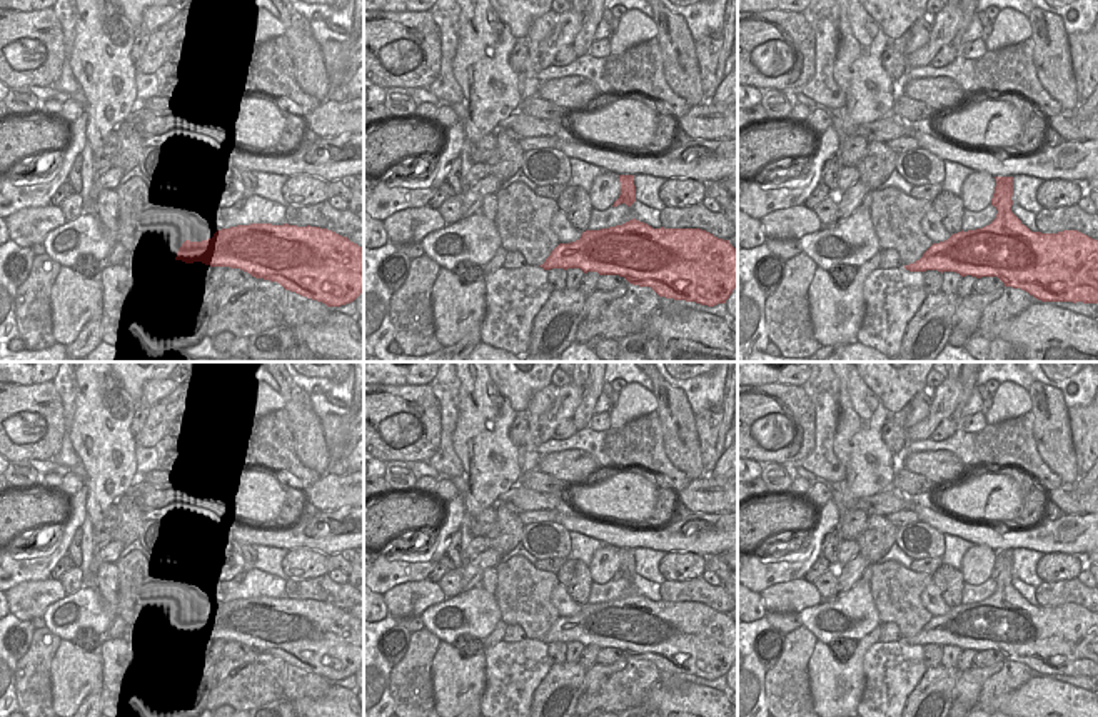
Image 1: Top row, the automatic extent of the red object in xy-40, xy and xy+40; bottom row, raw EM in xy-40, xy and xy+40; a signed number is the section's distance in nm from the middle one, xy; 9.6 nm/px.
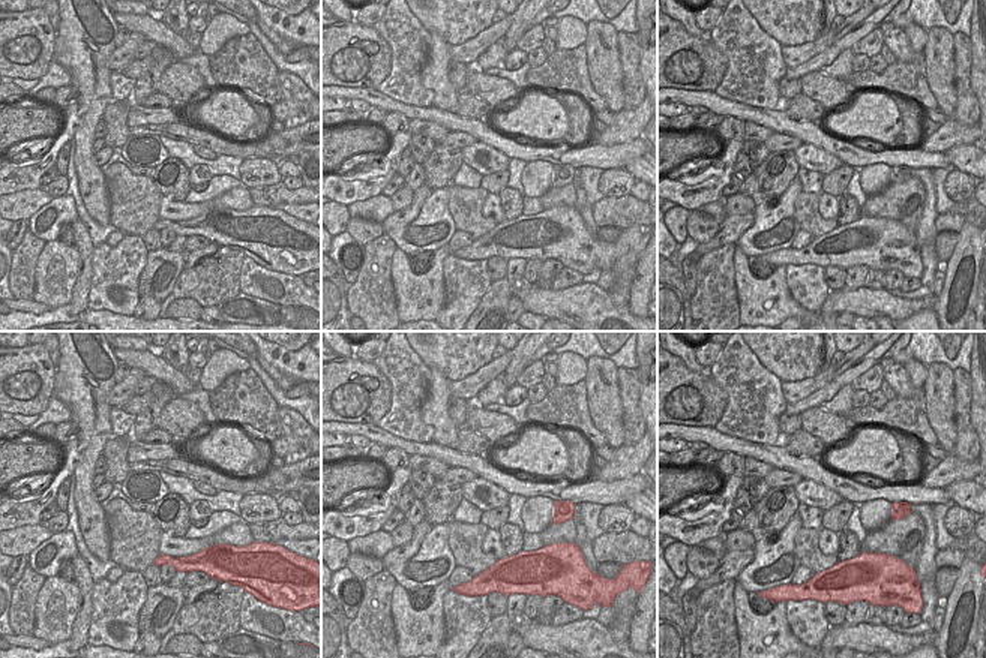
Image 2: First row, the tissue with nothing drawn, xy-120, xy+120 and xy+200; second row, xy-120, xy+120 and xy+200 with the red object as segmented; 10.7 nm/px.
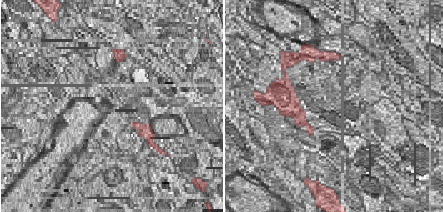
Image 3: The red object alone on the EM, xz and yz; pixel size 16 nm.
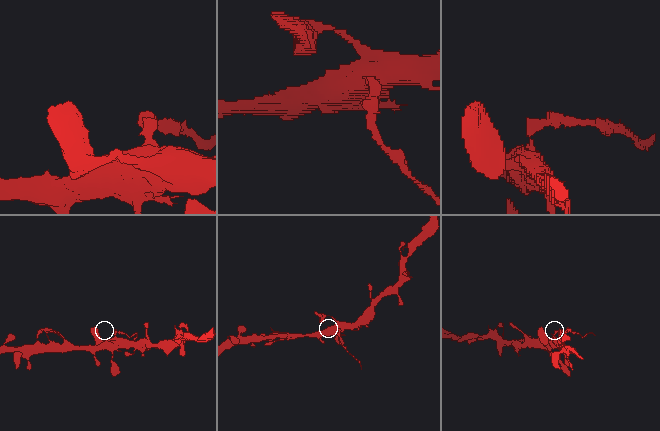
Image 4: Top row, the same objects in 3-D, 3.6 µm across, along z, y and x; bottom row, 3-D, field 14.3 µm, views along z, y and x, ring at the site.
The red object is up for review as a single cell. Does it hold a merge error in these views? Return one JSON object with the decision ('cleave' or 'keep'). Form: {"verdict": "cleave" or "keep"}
{"verdict": "cleave"}

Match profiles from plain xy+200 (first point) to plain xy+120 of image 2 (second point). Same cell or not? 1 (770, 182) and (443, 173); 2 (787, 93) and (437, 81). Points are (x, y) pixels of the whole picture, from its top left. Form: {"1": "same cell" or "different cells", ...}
{"1": "same cell", "2": "different cells"}

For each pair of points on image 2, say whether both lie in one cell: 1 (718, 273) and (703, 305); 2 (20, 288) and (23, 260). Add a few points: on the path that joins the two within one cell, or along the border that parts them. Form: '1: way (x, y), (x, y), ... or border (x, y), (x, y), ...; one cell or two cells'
1: way (716, 281), (716, 291), (710, 297); one cell
2: way (21, 281), (23, 267); one cell

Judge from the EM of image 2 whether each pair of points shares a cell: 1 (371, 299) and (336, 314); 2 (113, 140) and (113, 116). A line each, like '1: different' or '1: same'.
1: different
2: same

